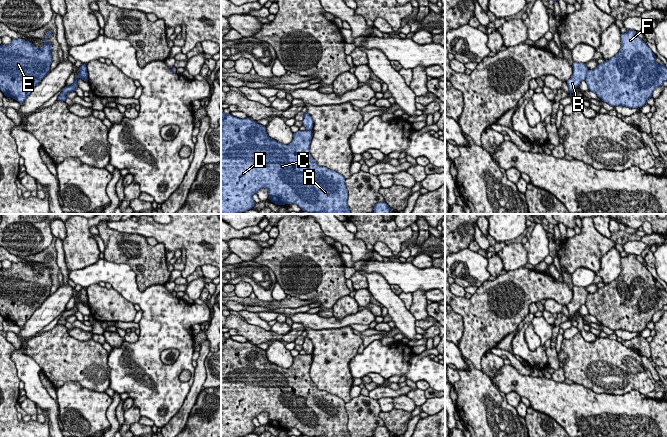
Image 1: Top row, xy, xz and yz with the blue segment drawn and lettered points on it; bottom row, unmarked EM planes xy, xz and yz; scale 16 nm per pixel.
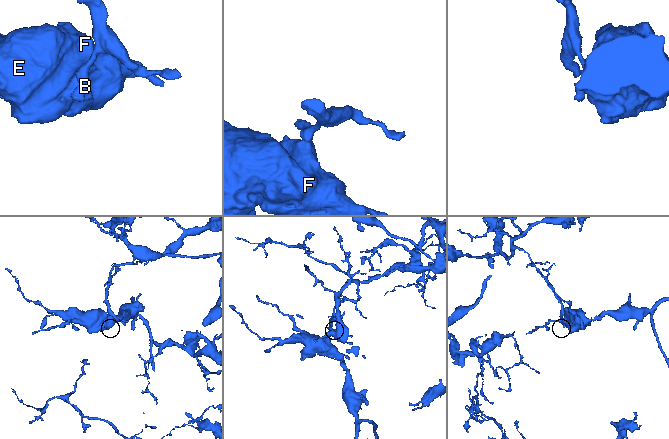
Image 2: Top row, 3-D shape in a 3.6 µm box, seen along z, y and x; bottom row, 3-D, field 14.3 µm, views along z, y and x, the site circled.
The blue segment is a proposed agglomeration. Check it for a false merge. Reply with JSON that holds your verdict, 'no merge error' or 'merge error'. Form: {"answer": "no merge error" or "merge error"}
{"answer": "merge error"}

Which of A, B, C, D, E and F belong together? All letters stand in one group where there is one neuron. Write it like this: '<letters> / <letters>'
A C D E F / B

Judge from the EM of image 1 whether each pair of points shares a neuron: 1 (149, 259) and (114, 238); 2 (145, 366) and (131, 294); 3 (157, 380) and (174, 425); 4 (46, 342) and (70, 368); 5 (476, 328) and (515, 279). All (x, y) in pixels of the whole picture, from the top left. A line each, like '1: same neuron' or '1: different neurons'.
1: same neuron
2: same neuron
3: different neurons
4: same neuron
5: same neuron

